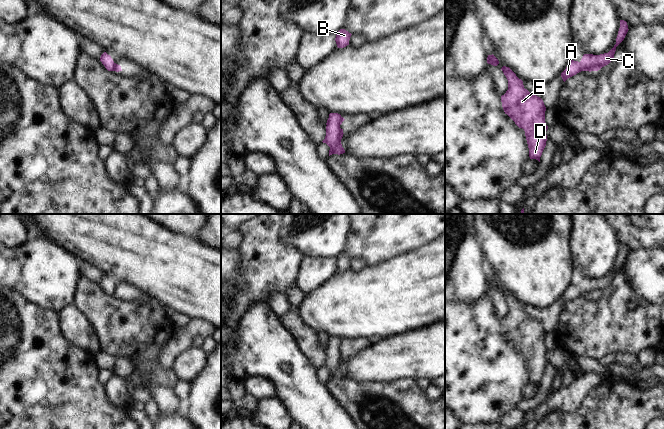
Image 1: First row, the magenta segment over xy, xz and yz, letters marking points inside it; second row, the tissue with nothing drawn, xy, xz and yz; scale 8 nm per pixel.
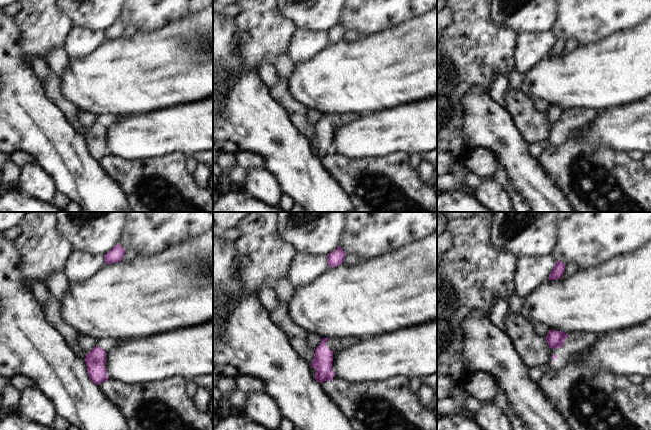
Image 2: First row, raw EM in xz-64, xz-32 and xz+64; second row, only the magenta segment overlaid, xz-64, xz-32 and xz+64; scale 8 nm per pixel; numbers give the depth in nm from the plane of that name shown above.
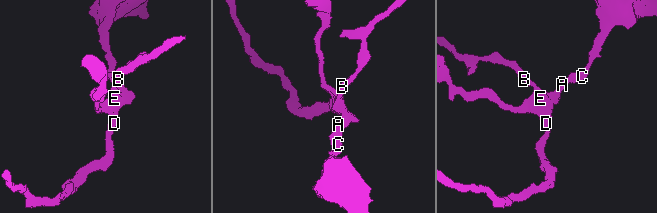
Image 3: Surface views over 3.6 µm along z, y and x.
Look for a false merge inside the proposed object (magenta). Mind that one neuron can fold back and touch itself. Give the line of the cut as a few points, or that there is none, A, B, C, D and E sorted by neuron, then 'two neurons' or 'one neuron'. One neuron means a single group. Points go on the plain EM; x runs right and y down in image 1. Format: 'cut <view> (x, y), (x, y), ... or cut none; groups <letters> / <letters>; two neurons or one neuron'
cut none; groups A B C D E; one neuron

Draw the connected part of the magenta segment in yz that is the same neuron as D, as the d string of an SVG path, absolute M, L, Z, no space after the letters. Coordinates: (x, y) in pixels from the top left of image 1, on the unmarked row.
M503 290L501 294L508 304L508 314L501 320L503 334L519 352L525 355L530 383L540 386L546 370L548 353L544 326L525 313L523 305L509 291Z

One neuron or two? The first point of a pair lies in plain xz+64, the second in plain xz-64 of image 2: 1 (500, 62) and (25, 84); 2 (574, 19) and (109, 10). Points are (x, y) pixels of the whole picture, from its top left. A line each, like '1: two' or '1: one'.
1: two
2: two

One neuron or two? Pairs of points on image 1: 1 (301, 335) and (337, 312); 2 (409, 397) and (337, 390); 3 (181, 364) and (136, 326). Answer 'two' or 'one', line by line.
1: two
2: one
3: two

